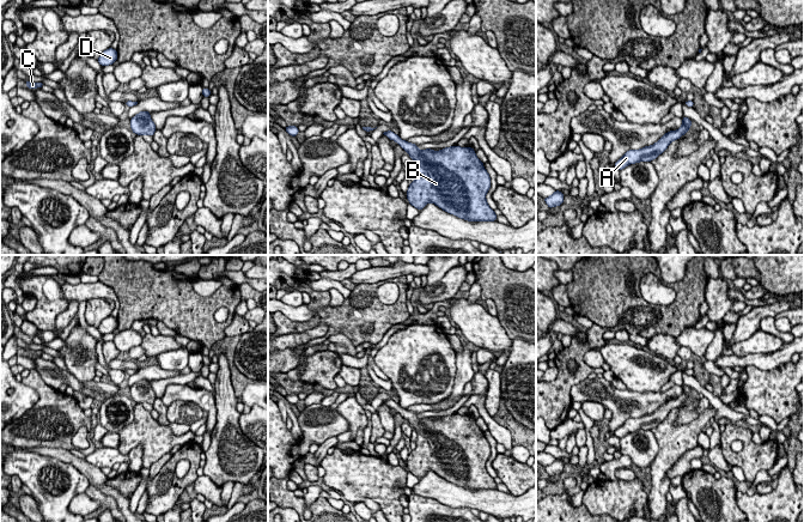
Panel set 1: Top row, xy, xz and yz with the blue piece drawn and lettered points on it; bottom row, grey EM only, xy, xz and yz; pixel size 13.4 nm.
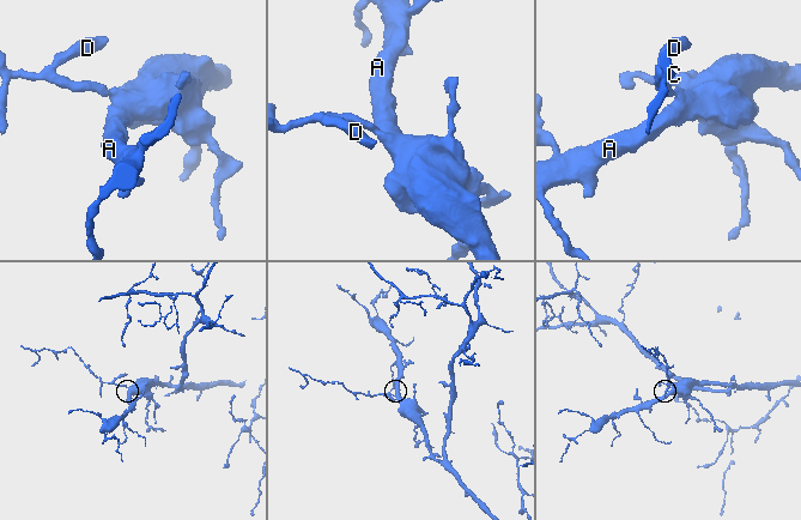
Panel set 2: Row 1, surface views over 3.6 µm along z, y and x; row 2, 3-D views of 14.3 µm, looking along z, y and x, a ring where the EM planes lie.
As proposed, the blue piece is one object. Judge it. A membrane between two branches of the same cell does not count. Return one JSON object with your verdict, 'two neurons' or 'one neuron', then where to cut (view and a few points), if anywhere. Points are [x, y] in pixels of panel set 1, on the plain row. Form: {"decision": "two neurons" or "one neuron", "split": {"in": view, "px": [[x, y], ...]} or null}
{"decision": "one neuron", "split": null}

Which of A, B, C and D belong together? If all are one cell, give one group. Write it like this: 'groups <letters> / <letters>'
groups A B C D

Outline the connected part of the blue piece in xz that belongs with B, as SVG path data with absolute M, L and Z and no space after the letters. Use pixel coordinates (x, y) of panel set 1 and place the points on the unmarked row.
M391 399L384 400L418 432L416 448L406 462L409 472L422 478L428 471L468 490L497 490L486 468L491 445L473 415L457 413L440 419L419 418Z

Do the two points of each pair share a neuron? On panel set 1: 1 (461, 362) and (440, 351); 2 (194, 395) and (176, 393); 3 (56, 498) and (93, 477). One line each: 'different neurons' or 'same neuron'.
1: different neurons
2: same neuron
3: different neurons

